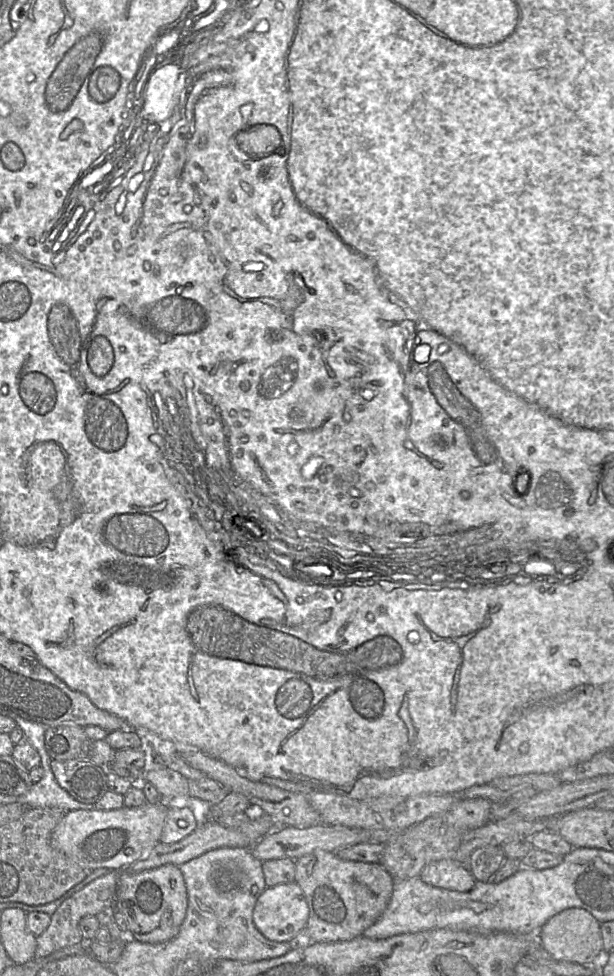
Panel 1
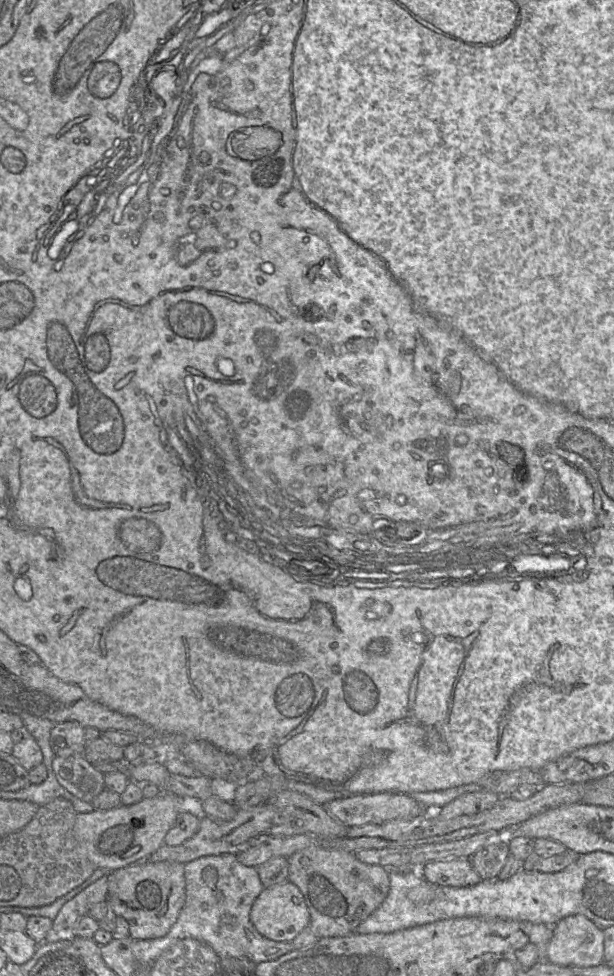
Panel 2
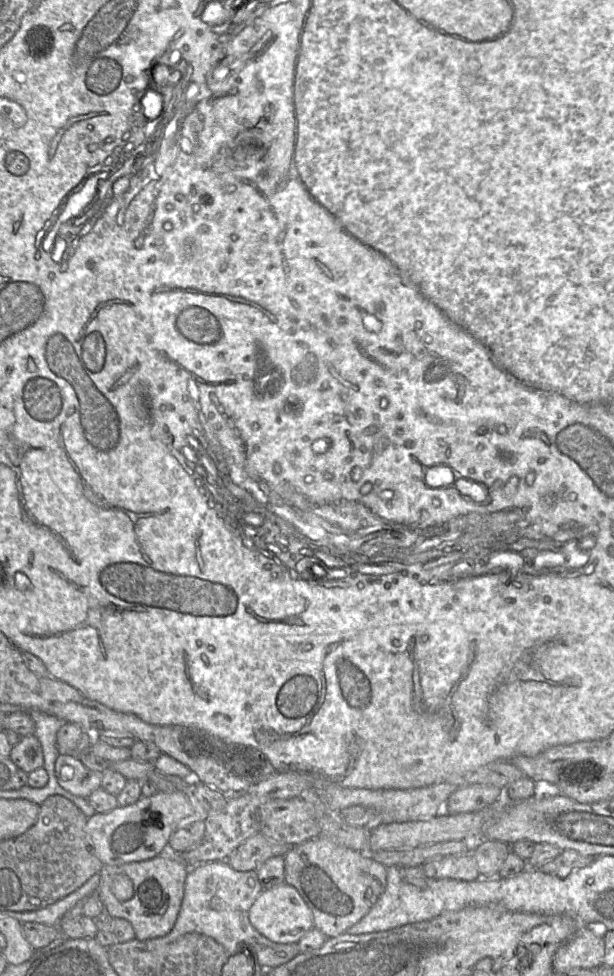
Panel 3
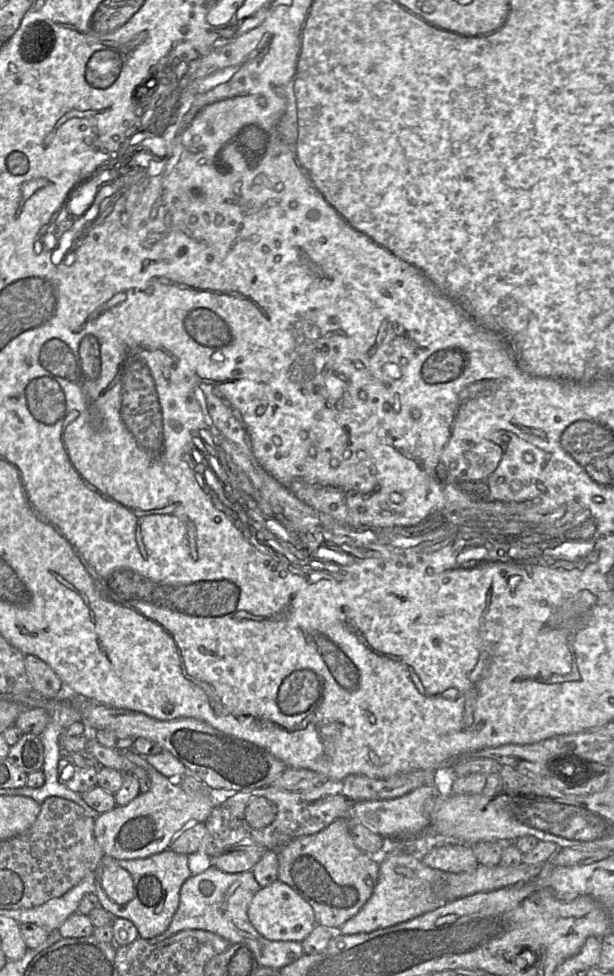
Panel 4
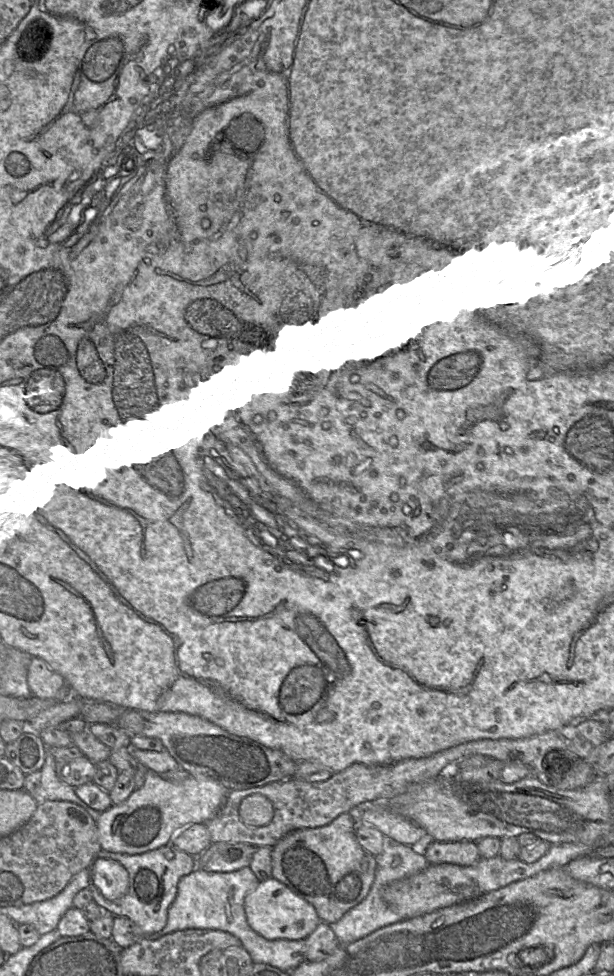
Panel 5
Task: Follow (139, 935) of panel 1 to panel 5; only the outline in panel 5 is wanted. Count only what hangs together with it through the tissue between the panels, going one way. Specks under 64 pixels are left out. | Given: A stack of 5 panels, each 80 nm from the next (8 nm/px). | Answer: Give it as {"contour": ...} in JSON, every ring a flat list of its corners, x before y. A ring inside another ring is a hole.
{"contour":[[171,843,142,854,121,854,101,850,93,859,89,870,89,889,93,901,115,917,127,917,137,924,145,935,159,932,167,922,168,910,177,893,178,883,183,876,195,870,194,856,180,851]]}

